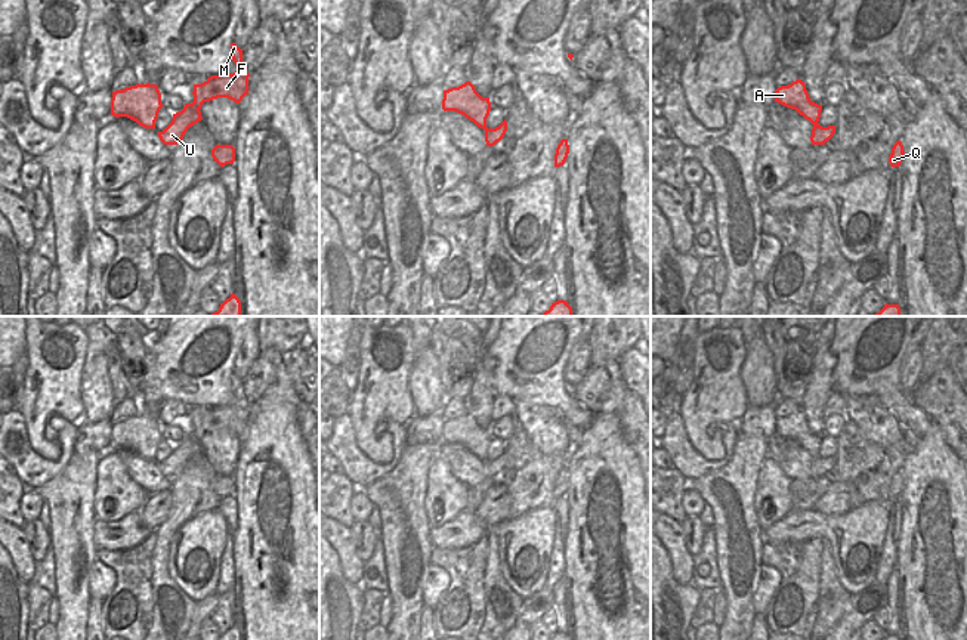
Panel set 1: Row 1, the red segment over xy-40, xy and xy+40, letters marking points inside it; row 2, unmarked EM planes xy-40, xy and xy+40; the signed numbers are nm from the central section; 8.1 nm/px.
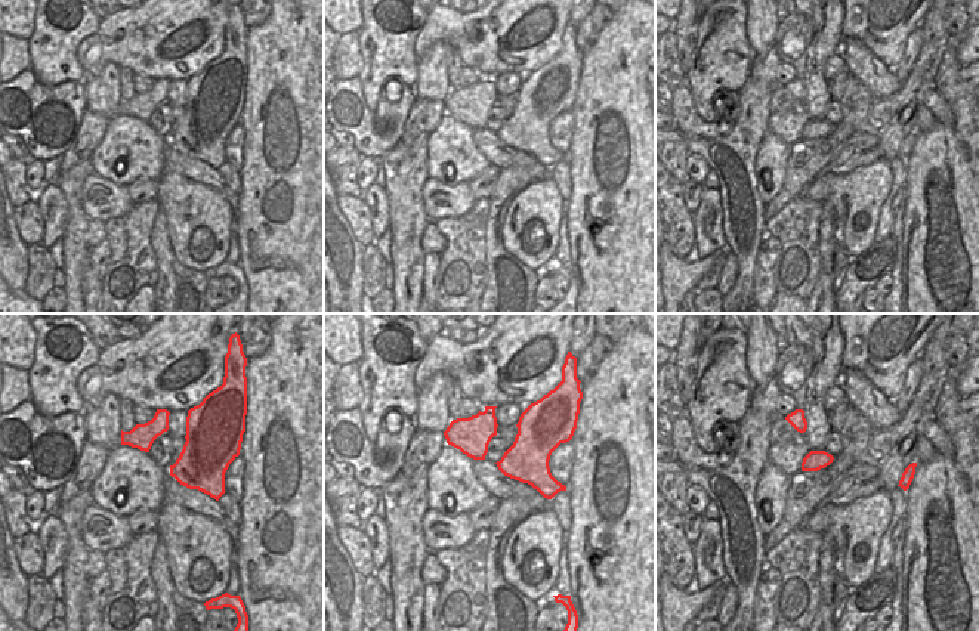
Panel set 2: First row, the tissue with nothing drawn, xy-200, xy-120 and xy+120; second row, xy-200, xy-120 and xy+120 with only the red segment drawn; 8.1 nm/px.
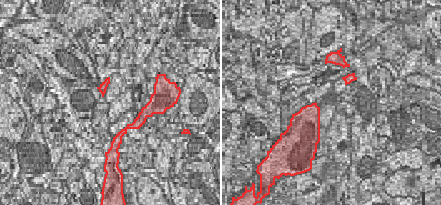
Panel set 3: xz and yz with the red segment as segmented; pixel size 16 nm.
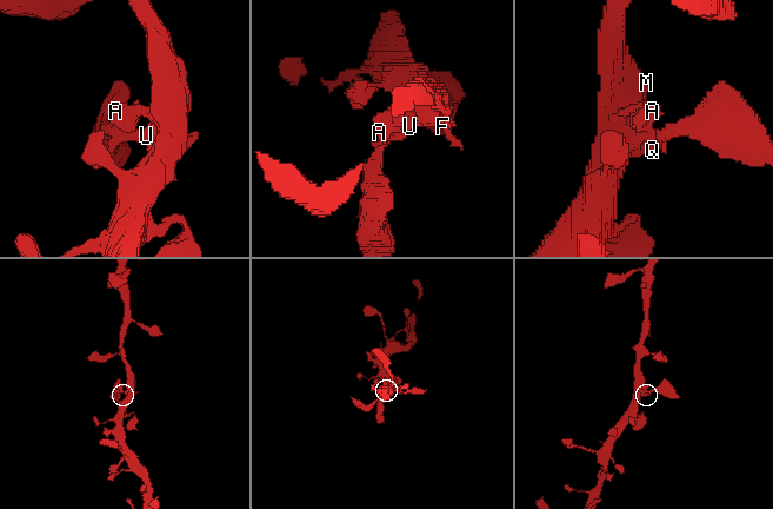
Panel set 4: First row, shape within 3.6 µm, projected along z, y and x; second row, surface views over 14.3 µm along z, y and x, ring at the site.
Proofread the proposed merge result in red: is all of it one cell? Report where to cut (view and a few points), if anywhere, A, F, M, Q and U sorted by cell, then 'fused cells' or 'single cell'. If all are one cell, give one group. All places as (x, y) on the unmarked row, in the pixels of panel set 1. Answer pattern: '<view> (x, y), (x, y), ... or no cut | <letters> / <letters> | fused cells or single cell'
no cut | A F M Q U | single cell

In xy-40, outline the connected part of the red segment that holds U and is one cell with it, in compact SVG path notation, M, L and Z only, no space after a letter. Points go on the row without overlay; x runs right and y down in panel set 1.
M231 374L231 387L237 402L234 405L211 406L204 414L194 415L194 433L185 435L182 442L173 445L172 454L163 463L158 463L158 469L164 476L177 476L188 460L203 451L200 440L204 433L228 429L240 435L248 426L250 405L242 396L242 380L235 374Z

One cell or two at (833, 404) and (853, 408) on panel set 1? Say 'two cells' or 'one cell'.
two cells

